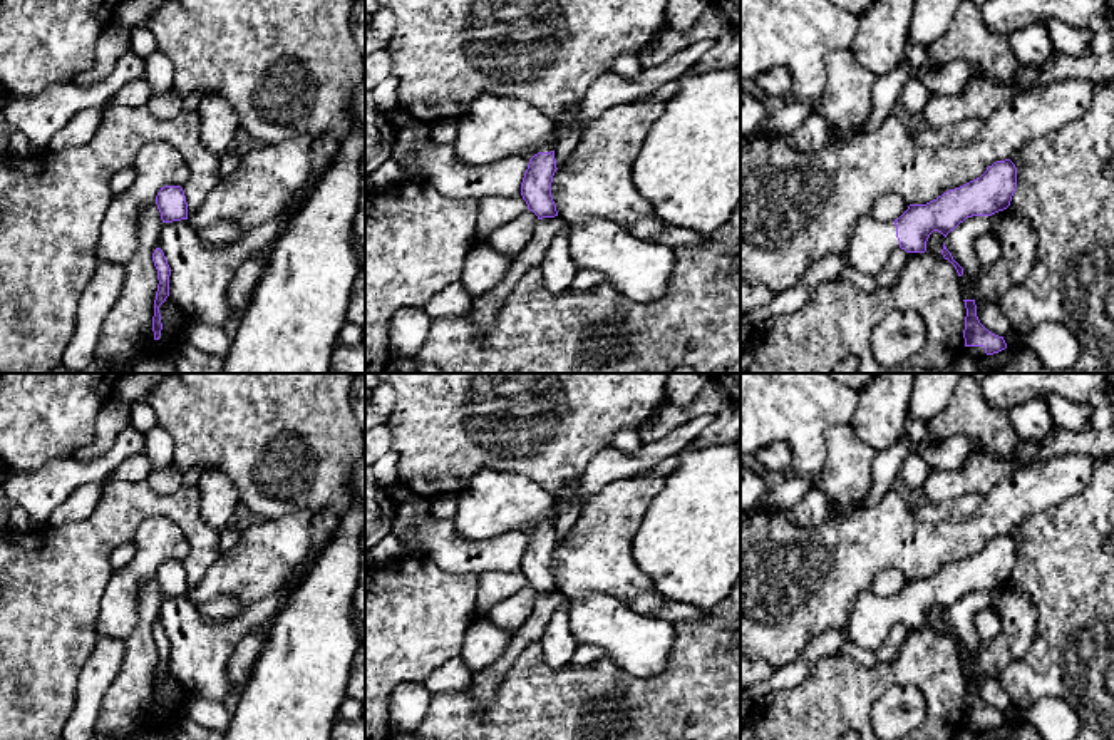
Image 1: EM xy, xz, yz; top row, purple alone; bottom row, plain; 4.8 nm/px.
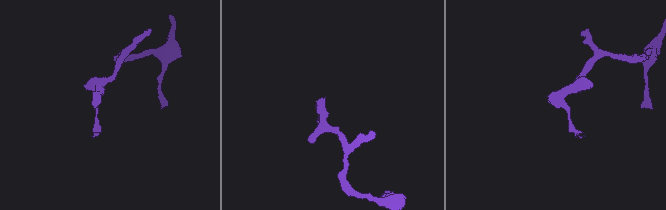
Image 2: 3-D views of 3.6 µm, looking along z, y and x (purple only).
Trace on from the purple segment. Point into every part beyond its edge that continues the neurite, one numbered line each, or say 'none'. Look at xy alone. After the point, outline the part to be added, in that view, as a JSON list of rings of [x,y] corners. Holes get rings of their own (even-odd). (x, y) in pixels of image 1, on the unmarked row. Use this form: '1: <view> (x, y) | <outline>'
none

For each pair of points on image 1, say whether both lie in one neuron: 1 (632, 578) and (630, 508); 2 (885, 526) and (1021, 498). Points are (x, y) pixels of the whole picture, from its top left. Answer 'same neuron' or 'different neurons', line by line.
1: same neuron
2: same neuron

